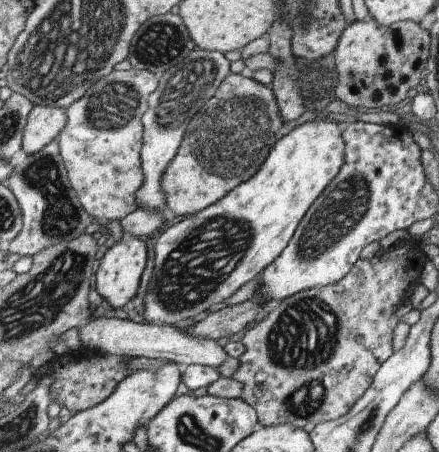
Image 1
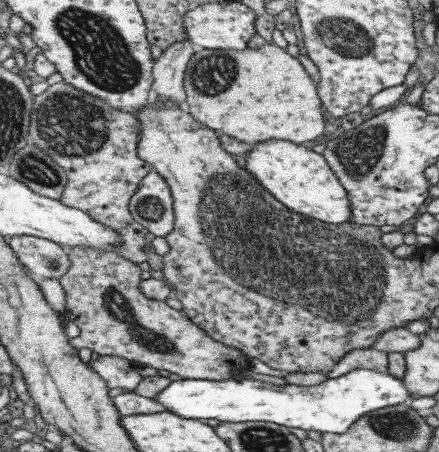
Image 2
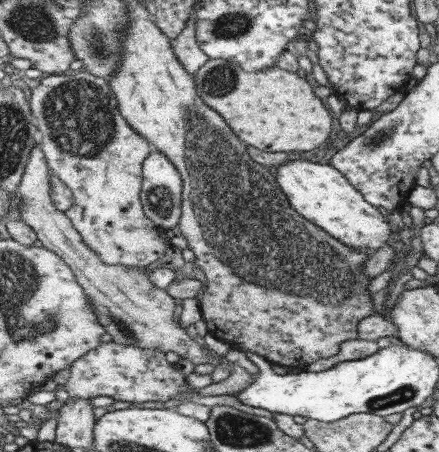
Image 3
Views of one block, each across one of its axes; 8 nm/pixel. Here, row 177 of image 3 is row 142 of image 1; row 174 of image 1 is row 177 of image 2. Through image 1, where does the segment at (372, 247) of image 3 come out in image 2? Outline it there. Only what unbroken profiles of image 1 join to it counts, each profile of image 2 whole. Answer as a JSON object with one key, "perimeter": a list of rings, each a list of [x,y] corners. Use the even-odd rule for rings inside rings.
{"perimeter":[[[267,140],[255,144],[244,154],[244,158],[244,169],[277,202],[281,202],[289,210],[327,224],[350,222],[350,208],[345,189],[337,182],[319,150],[311,152],[303,148],[303,145]]]}

